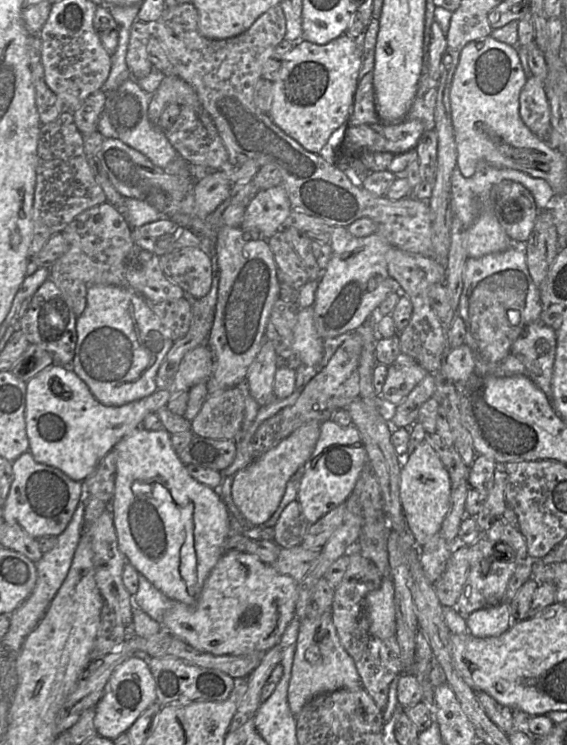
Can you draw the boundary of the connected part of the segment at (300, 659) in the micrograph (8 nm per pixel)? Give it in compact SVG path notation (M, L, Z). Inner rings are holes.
M332 612L319 618L306 617L301 621L288 687L288 704L298 716L305 704L316 695L339 689L357 690L362 687L354 660L341 645Z

